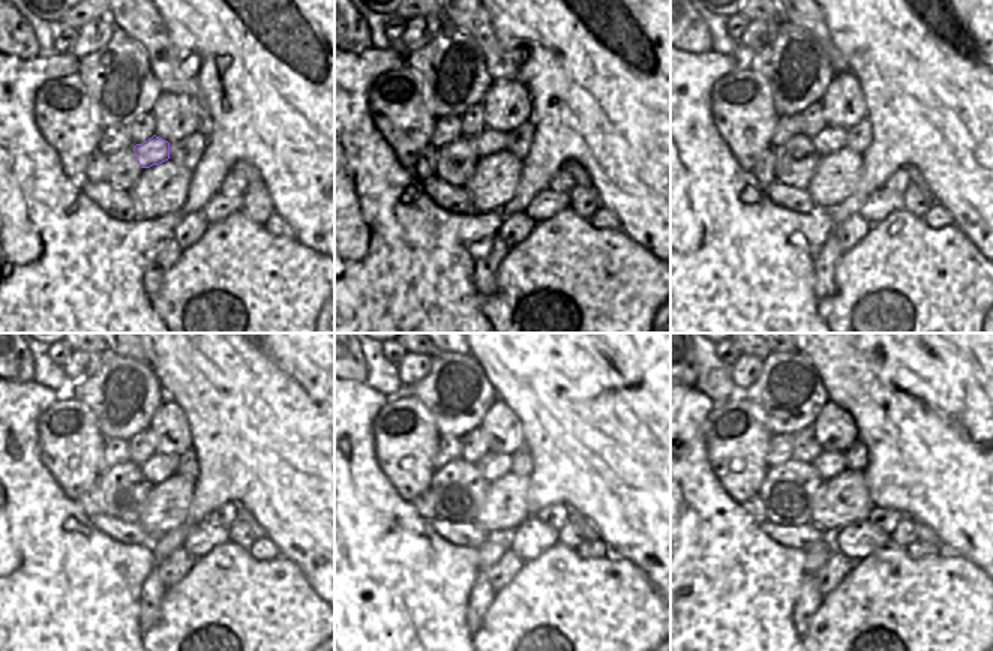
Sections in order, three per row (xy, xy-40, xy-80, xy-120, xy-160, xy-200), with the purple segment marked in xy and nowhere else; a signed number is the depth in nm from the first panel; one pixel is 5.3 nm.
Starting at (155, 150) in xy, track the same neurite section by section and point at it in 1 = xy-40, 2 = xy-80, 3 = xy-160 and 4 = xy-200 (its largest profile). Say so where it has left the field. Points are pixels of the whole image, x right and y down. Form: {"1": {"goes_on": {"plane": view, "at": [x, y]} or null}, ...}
{"1": {"goes_on": {"plane": "xy-40", "at": [491, 141]}}, "2": {"goes_on": {"plane": "xy-80", "at": [830, 140]}}, "3": {"goes_on": {"plane": "xy-160", "at": [492, 465]}}, "4": {"goes_on": {"plane": "xy-200", "at": [828, 465]}}}

